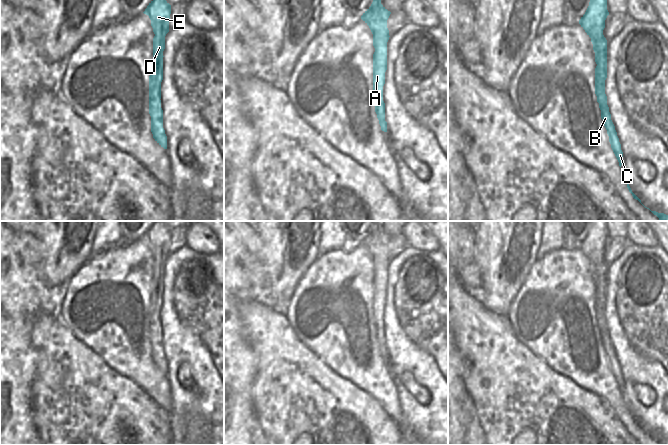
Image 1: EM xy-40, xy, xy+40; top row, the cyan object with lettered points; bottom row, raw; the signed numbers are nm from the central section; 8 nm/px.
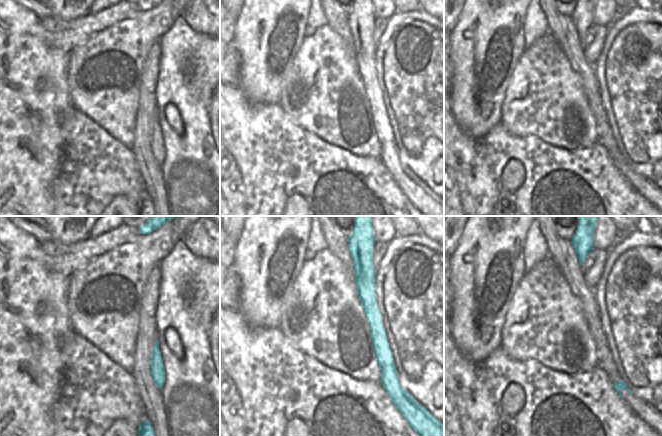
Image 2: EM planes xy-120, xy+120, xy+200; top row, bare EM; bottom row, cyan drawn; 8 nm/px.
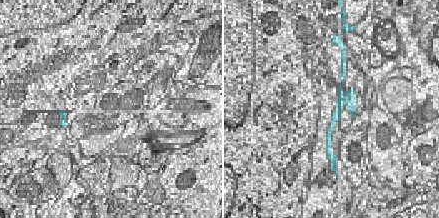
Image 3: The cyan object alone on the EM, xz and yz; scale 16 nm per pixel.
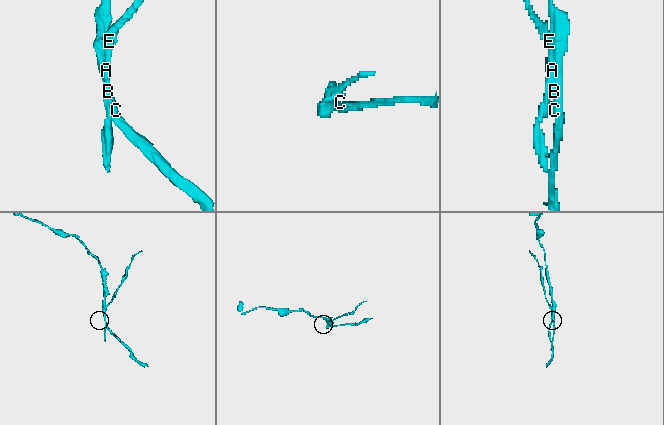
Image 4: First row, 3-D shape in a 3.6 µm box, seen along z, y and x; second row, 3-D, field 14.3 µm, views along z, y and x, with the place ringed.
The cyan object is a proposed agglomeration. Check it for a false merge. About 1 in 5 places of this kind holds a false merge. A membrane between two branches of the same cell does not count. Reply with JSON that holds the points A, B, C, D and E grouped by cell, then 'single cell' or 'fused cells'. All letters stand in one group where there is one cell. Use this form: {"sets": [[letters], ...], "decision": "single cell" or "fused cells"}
{"sets": [["A", "D", "E"], ["B", "C"]], "decision": "fused cells"}

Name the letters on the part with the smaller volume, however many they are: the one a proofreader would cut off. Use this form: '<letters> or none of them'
A, D, E

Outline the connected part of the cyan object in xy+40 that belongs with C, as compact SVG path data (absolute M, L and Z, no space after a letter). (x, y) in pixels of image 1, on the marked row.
M599 104L599 108L601 110L601 118L603 120L603 124L609 136L609 142L611 144L611 148L619 162L619 166L621 167L621 165L623 164L623 152L621 150L621 144L619 142L619 138L617 136L615 126L611 120L611 114L609 112L609 107L607 106L607 108L604 109L603 106Z

